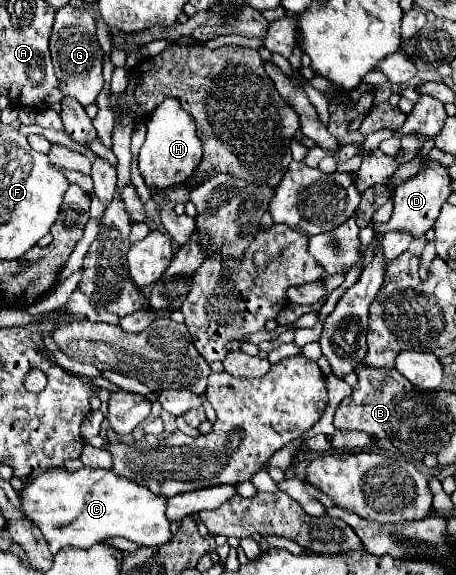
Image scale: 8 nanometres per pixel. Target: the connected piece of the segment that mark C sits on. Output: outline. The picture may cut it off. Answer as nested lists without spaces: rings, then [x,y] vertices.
[[[83,467],[73,473],[67,469],[53,469],[29,481],[19,497],[23,517],[39,527],[51,553],[57,553],[63,547],[87,549],[115,535],[143,547],[157,547],[171,539],[169,521],[165,517],[165,497],[151,495],[147,487],[121,479],[109,469],[93,471]]]

